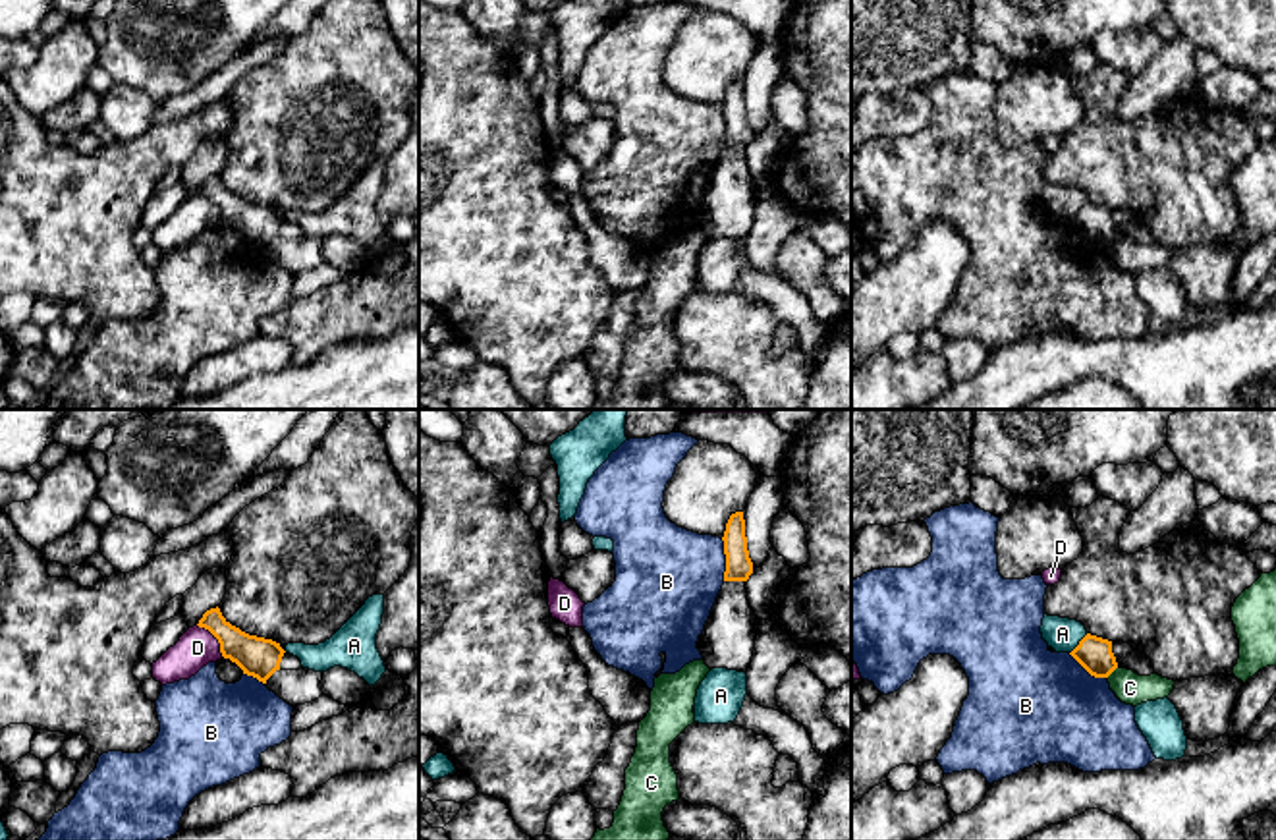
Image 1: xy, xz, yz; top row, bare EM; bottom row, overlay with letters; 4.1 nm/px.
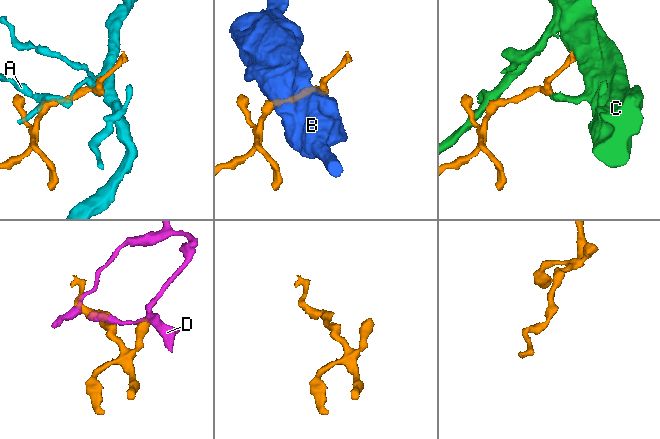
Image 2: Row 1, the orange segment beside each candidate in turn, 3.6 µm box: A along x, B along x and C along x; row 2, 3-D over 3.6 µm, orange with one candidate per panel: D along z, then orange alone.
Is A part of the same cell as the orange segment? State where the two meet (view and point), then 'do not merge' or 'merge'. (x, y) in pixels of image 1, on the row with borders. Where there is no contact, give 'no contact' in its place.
meets orange in yz at (1080, 644); do not merge

